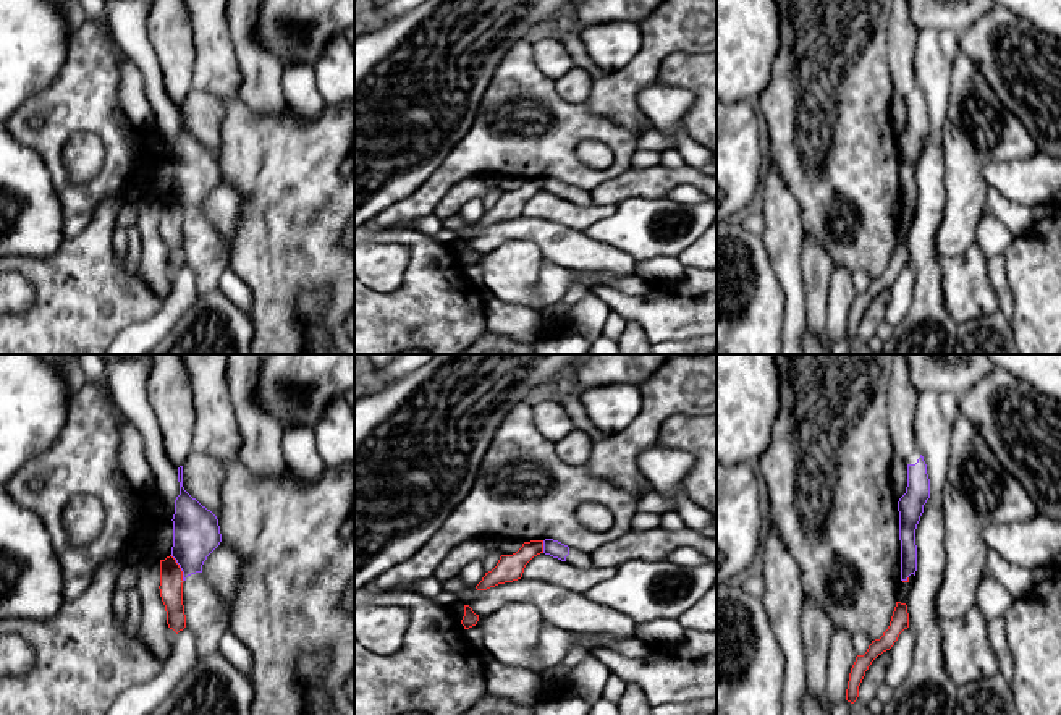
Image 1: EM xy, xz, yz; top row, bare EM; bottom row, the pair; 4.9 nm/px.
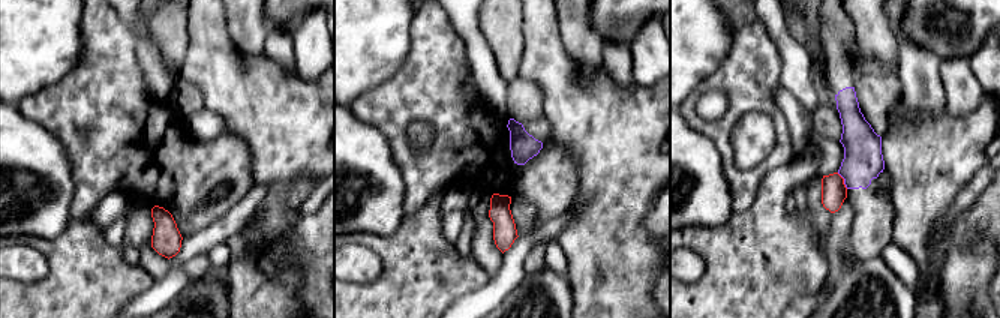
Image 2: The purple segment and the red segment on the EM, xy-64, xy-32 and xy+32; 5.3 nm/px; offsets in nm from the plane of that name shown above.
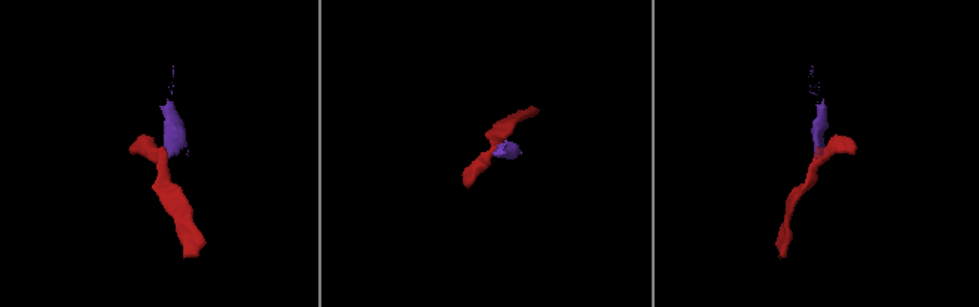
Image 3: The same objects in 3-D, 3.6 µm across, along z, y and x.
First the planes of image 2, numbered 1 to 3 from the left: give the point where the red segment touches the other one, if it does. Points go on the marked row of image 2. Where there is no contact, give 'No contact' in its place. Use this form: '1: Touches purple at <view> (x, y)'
1: No contact
2: No contact
3: Touches purple at xy+32 (844, 180)

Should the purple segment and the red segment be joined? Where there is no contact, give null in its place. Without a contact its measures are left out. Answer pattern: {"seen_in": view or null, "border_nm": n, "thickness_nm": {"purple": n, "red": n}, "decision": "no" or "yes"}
{"seen_in": "xy", "border_nm": 150, "thickness_nm": {"purple": 240, "red": 110}, "decision": "no"}

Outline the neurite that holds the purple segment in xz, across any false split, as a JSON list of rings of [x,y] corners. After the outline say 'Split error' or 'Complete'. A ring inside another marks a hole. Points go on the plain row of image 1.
[[[553,176],[543,178],[543,191],[566,199],[579,207],[590,207],[594,204],[589,191],[569,186],[568,183]]]. Split error

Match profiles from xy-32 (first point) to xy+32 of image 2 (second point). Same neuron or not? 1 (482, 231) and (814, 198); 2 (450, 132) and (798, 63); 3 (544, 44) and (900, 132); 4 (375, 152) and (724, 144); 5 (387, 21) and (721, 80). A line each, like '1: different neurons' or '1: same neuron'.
1: same neuron
2: different neurons
3: same neuron
4: different neurons
5: different neurons

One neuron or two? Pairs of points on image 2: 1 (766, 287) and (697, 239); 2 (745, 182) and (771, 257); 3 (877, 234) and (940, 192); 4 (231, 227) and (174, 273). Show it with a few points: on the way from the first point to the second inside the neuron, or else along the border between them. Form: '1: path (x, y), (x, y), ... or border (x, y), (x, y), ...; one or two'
1: path (750, 270), (730, 251), (714, 245); one
2: border (769, 171), (754, 201), (733, 212); two
3: border (889, 198), (894, 207), (892, 240); two
4: path (215, 233), (195, 243), (182, 257); one

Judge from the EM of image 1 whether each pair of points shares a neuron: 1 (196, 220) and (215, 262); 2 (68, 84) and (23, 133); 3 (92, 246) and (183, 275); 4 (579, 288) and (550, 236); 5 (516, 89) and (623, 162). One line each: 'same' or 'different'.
1: same
2: same
3: different
4: different
5: same

